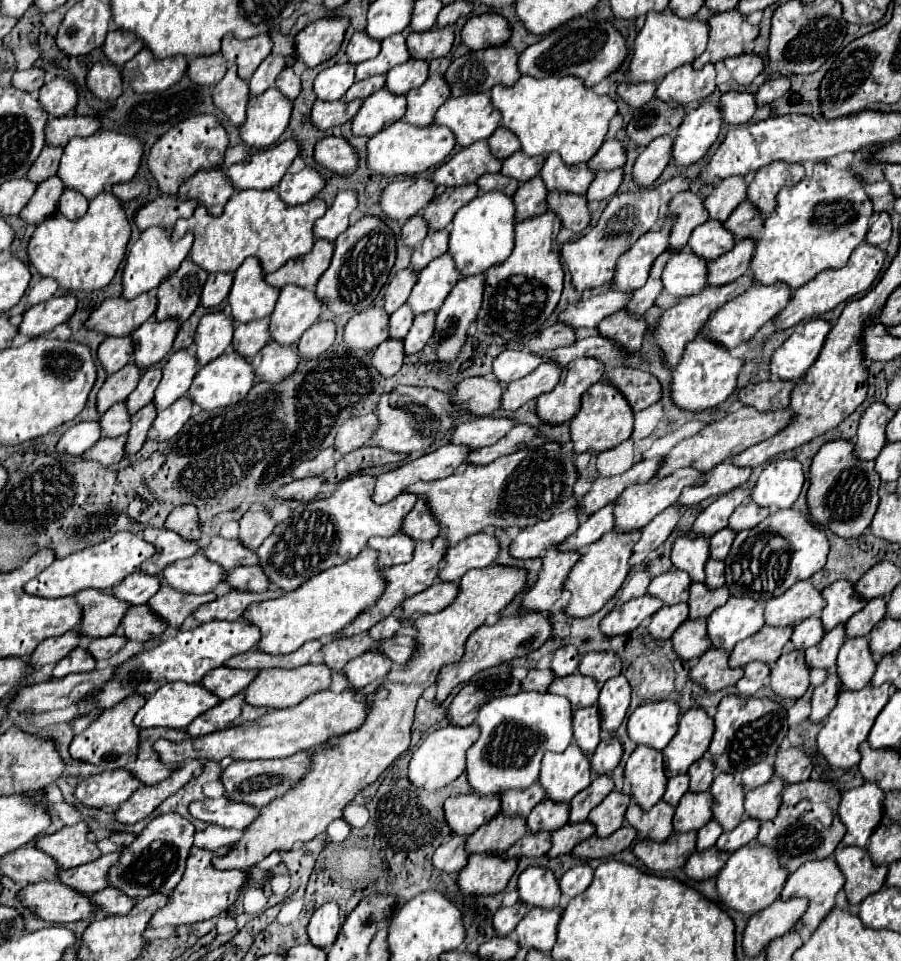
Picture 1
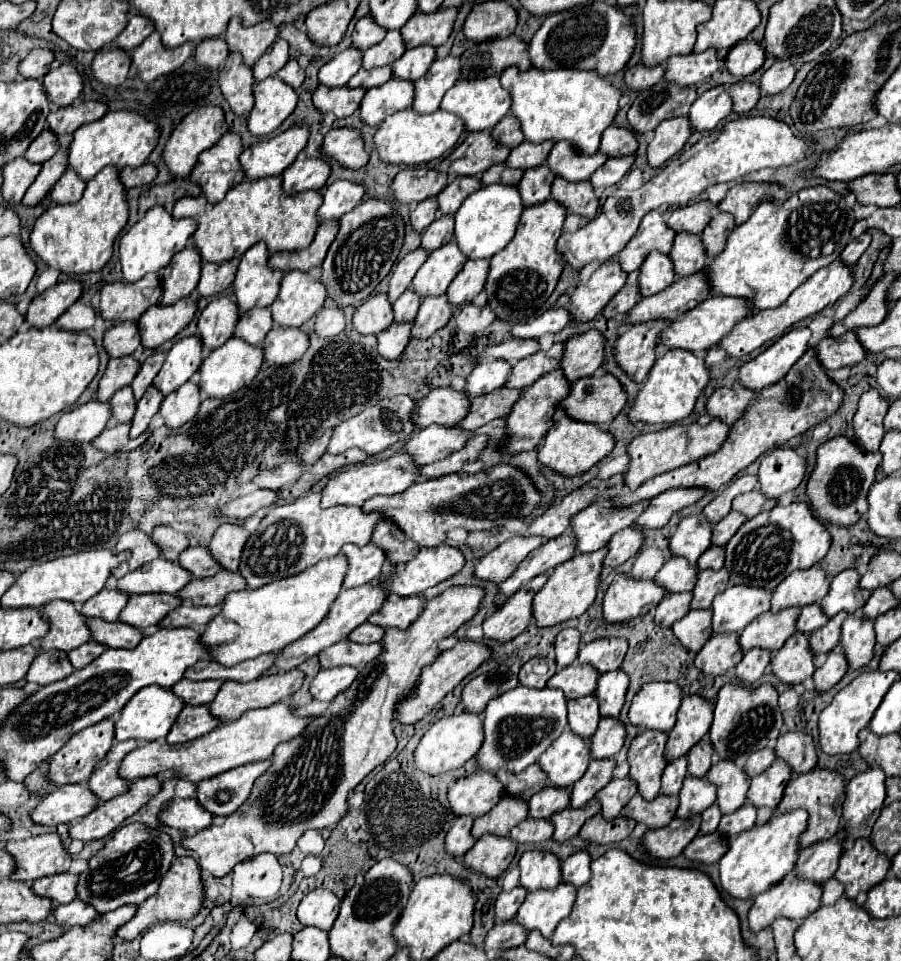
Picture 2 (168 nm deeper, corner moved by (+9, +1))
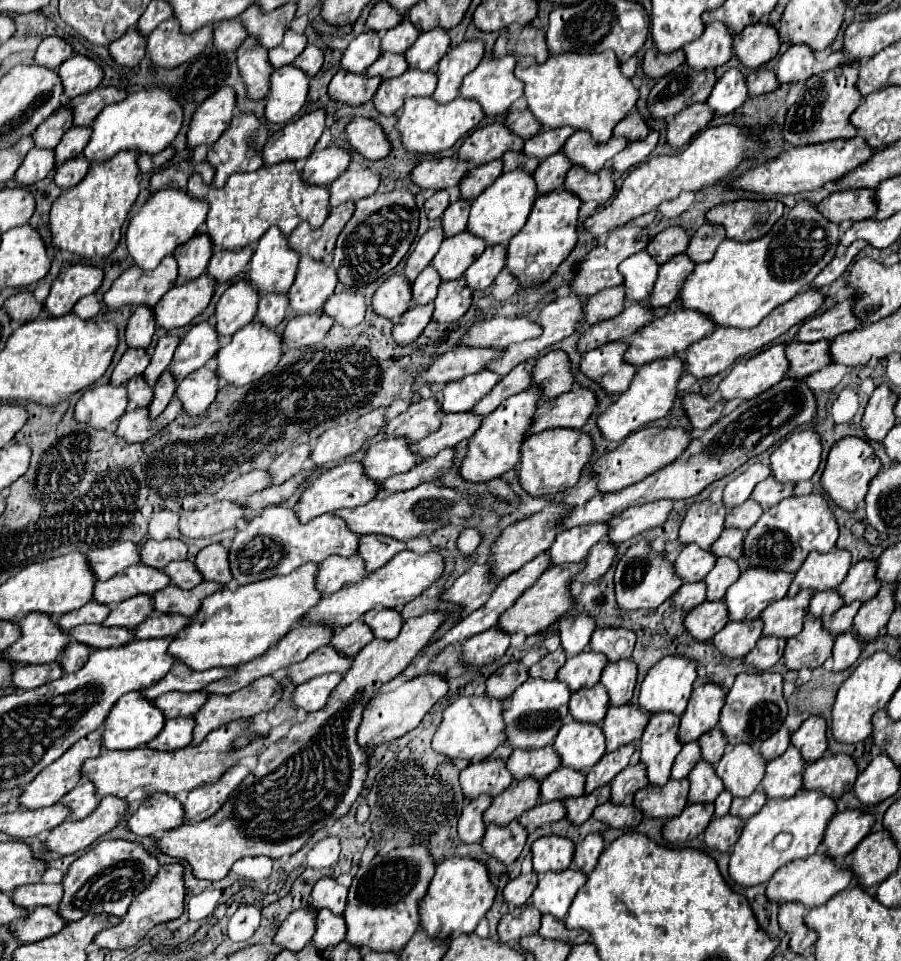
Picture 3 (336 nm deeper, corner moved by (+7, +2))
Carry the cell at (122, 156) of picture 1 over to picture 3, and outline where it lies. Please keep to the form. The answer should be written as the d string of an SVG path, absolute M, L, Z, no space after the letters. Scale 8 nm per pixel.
M166 89L138 91L130 93L124 101L108 105L92 123L92 135L84 147L84 157L88 163L104 163L112 159L118 151L138 151L140 155L156 155L166 149L182 125L182 107L172 99Z

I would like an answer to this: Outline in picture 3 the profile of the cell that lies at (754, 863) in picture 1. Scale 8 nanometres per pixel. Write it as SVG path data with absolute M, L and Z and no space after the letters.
M800 789L790 799L768 799L760 813L752 815L752 819L746 819L744 823L742 835L730 855L730 877L742 887L756 887L766 883L780 867L814 855L834 813L834 799L818 791Z

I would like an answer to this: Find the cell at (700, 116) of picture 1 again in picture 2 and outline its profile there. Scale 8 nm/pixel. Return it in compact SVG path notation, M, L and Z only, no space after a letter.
M718 84L698 96L698 100L690 108L690 122L692 128L698 132L714 130L720 120L724 120L732 112L732 96L728 86Z

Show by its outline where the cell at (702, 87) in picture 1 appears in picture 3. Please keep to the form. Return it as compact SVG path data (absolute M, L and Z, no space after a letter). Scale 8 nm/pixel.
M716 21L704 29L696 43L688 43L684 47L684 55L690 69L714 71L732 57L732 33L724 27L724 23Z

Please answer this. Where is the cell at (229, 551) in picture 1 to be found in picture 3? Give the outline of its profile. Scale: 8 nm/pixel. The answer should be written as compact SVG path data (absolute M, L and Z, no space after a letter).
M190 559L172 561L164 571L182 589L192 589L192 587L196 587L202 581L202 573L196 569L196 563L190 561Z

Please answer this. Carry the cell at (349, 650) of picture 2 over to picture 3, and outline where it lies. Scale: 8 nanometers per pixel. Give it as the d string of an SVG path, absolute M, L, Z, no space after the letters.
M326 645L326 647L316 649L304 661L288 667L288 675L292 677L292 681L296 685L300 685L308 679L314 679L314 677L324 675L324 673L332 673L332 671L344 675L348 671L348 667L352 667L352 663L354 663L354 657L346 657L344 653Z

